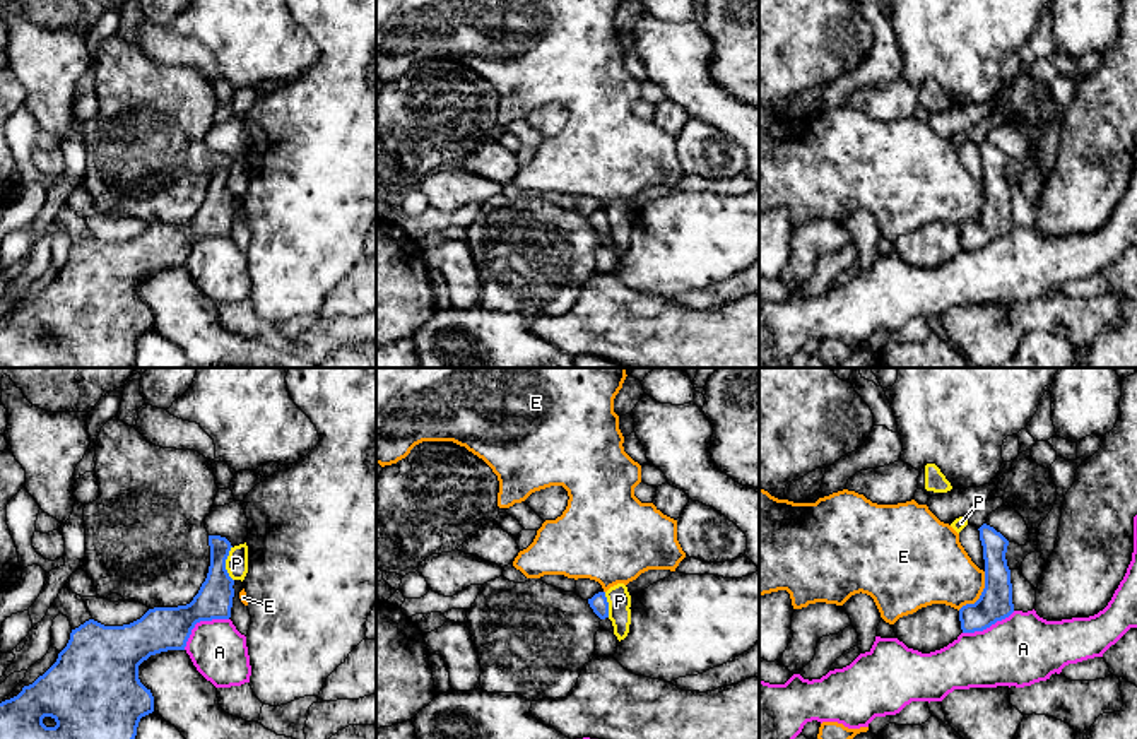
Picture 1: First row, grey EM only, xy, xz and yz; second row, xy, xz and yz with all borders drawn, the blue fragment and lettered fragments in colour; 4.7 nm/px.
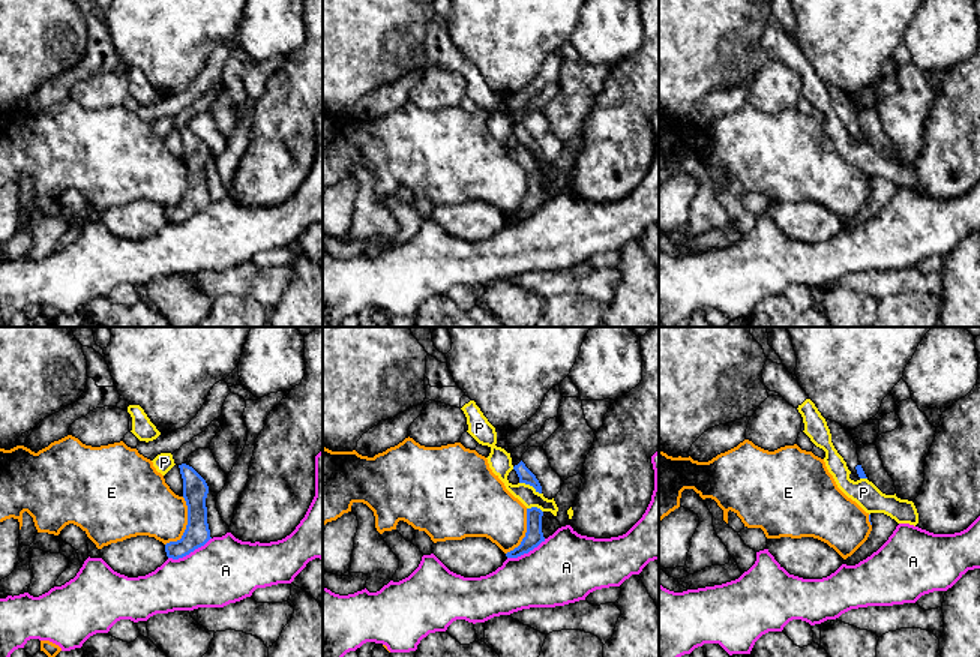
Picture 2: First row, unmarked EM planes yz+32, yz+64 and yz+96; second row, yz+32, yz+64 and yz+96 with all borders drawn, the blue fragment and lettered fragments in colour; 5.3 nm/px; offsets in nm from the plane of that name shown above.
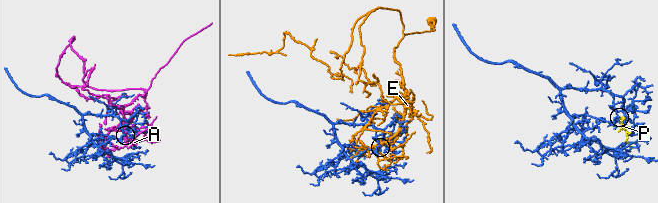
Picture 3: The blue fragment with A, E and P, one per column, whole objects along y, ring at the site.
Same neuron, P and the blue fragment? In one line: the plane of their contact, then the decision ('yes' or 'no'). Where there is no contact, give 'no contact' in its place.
meets blue in xy; no

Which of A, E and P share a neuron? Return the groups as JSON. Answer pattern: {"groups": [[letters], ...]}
{"groups": [["A"], ["E"], ["P"]]}

